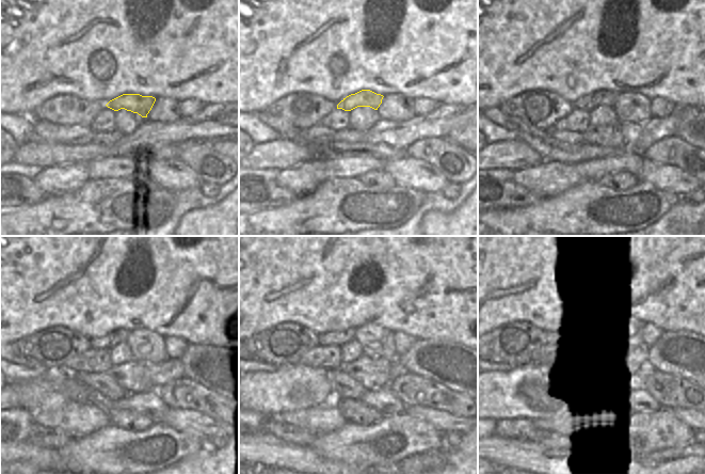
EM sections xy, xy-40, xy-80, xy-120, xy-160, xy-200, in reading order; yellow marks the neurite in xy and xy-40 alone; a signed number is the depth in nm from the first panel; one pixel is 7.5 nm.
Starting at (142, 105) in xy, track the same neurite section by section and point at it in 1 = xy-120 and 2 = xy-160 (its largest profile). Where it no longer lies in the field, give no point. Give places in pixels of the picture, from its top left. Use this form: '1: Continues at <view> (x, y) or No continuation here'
1: Continues at xy-120 (119, 336)
2: Continues at xy-160 (335, 337).

